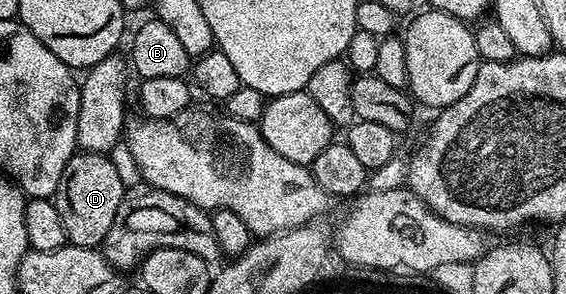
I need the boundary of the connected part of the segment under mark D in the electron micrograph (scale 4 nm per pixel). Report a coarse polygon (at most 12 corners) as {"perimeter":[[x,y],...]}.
{"perimeter":[[73,154],[54,195],[73,246],[99,247],[126,187],[111,157]]}

